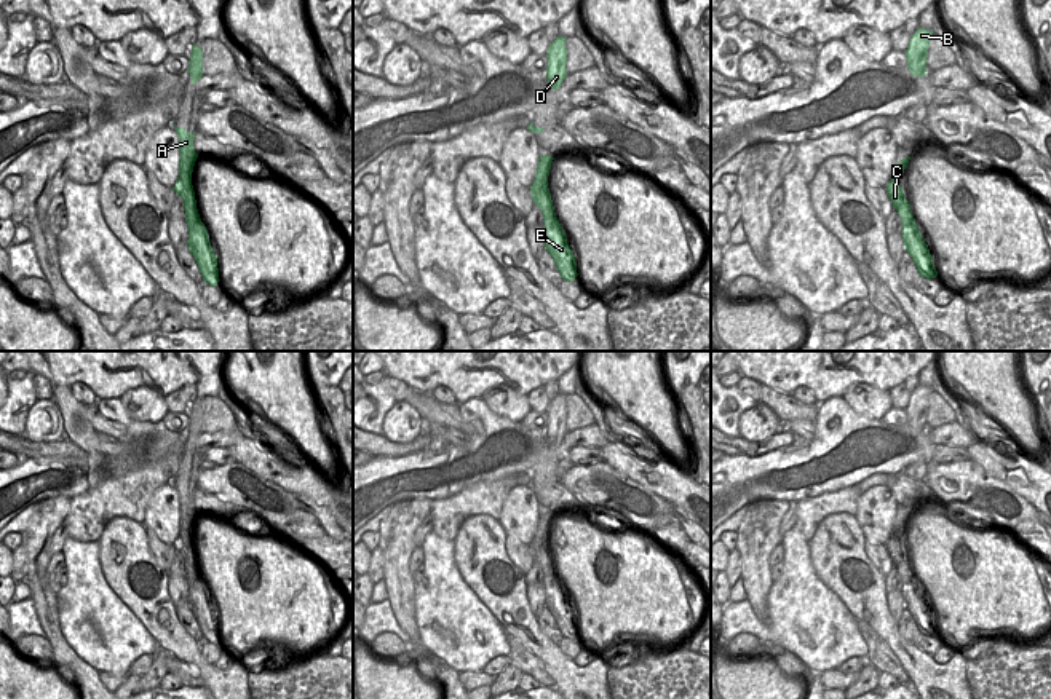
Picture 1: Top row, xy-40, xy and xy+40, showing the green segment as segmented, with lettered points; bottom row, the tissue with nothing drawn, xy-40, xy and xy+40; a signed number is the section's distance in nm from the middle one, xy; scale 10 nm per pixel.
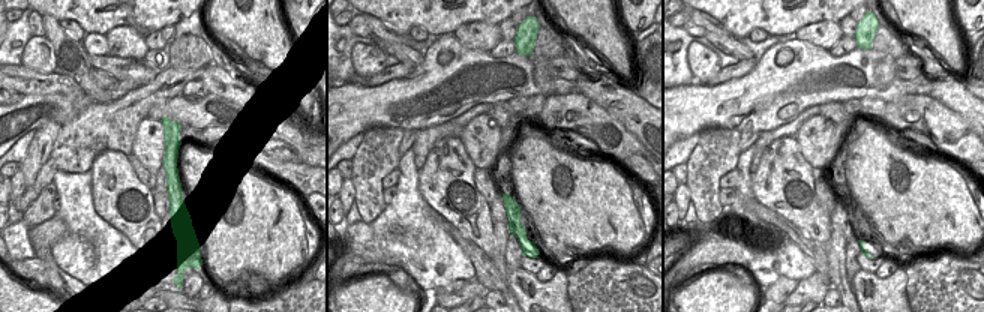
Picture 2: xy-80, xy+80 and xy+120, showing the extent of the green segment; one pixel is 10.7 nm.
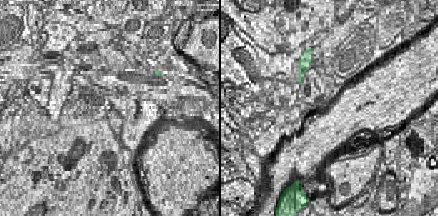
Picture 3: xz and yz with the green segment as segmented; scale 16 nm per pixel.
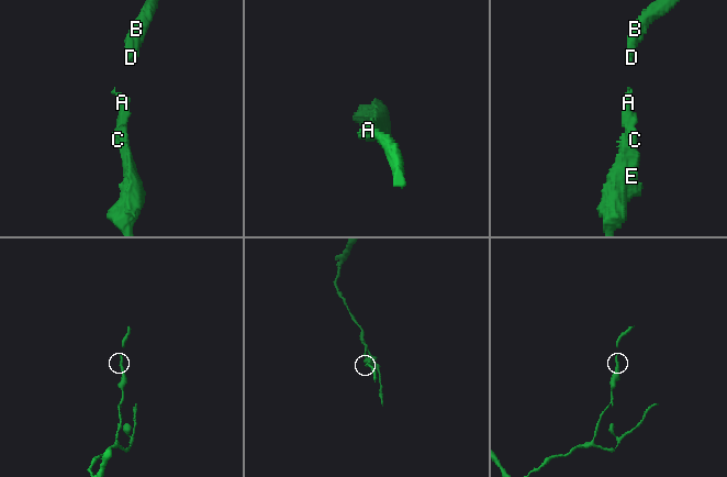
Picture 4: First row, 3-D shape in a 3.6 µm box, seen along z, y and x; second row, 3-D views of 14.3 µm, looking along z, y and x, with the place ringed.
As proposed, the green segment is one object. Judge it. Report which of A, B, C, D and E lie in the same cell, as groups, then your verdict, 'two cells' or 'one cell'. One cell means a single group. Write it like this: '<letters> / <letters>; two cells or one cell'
A B C D E; one cell

